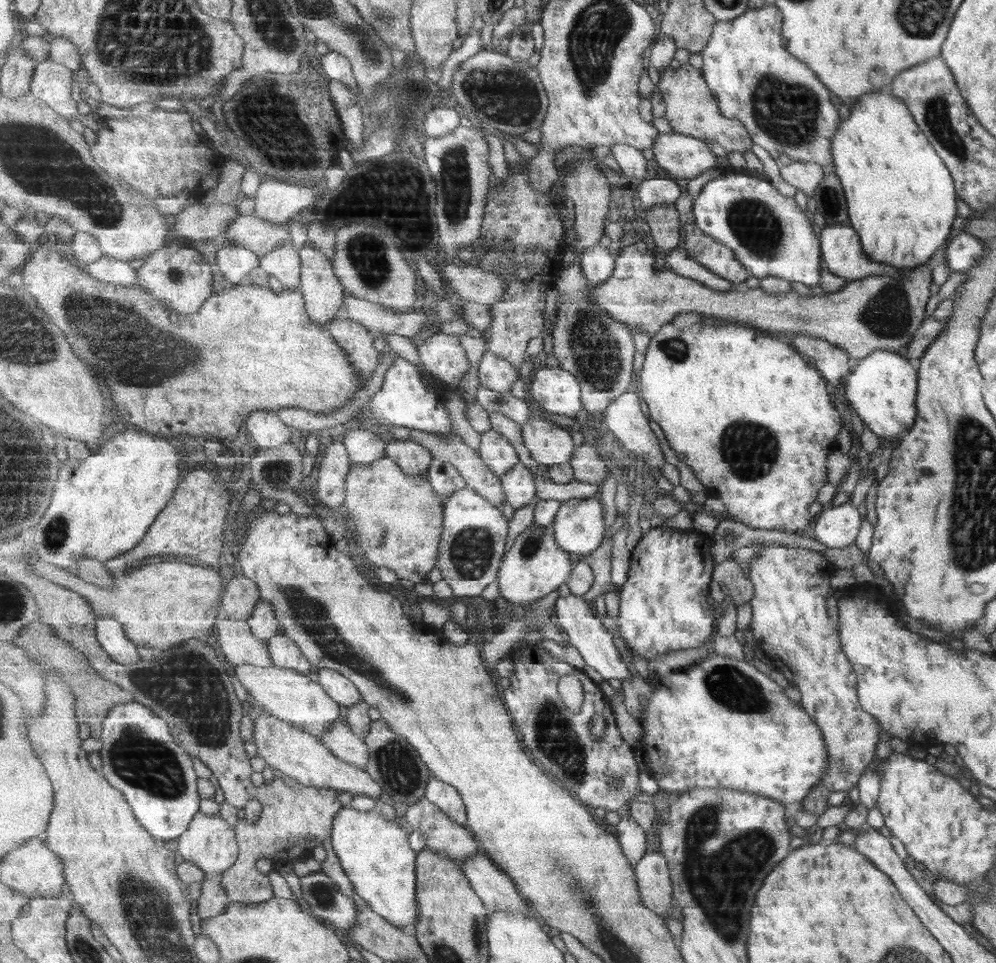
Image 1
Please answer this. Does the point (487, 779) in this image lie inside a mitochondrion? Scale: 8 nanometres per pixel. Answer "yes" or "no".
no

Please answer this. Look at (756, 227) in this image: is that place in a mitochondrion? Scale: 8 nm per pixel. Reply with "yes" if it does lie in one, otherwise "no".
yes

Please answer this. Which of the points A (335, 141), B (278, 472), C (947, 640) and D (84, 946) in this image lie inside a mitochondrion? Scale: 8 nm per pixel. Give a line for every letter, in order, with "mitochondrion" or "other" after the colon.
A: other
B: mitochondrion
C: other
D: mitochondrion

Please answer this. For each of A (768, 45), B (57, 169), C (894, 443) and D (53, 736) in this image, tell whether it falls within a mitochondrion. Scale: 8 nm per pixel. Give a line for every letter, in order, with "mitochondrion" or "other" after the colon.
A: other
B: mitochondrion
C: other
D: other

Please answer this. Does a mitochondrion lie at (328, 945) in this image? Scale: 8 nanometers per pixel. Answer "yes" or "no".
no

